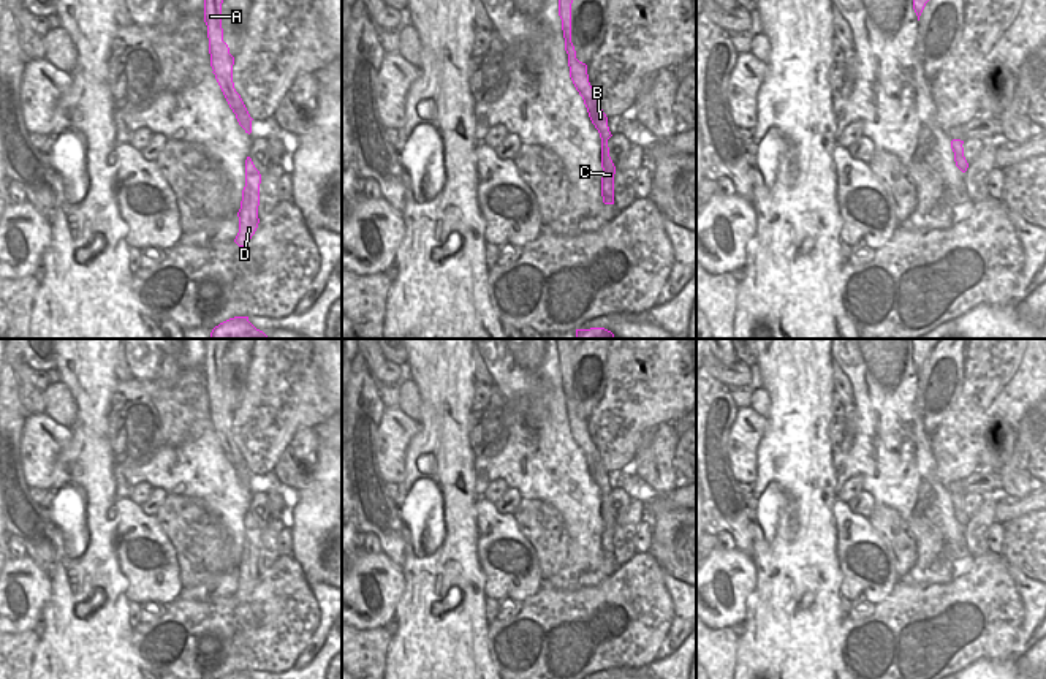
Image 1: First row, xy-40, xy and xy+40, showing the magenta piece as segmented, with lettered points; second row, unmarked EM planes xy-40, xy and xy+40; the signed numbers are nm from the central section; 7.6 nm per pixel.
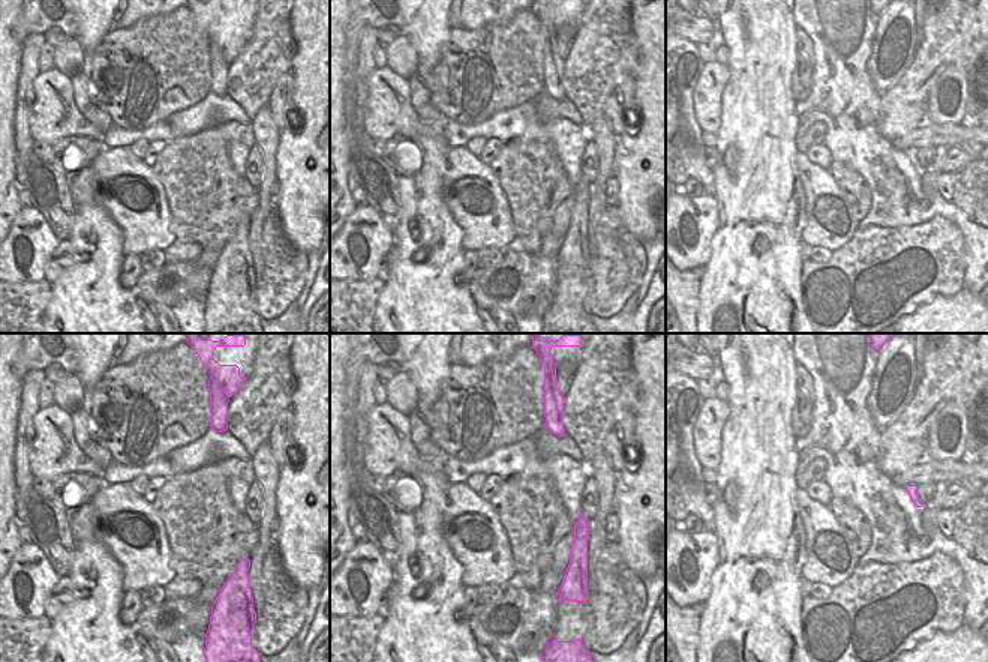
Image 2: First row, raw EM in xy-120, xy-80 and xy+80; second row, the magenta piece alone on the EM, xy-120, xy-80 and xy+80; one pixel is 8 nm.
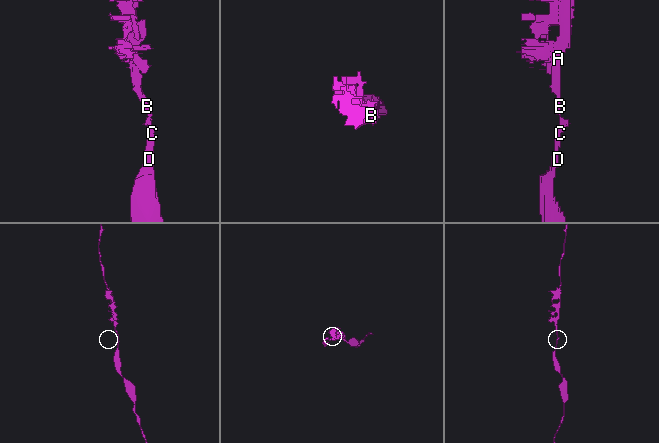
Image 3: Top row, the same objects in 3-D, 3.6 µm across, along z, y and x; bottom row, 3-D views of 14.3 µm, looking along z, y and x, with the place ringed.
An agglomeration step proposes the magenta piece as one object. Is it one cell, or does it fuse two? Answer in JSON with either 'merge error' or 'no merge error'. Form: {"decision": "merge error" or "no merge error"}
{"decision": "no merge error"}

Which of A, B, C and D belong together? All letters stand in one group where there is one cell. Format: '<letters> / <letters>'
A B C D

